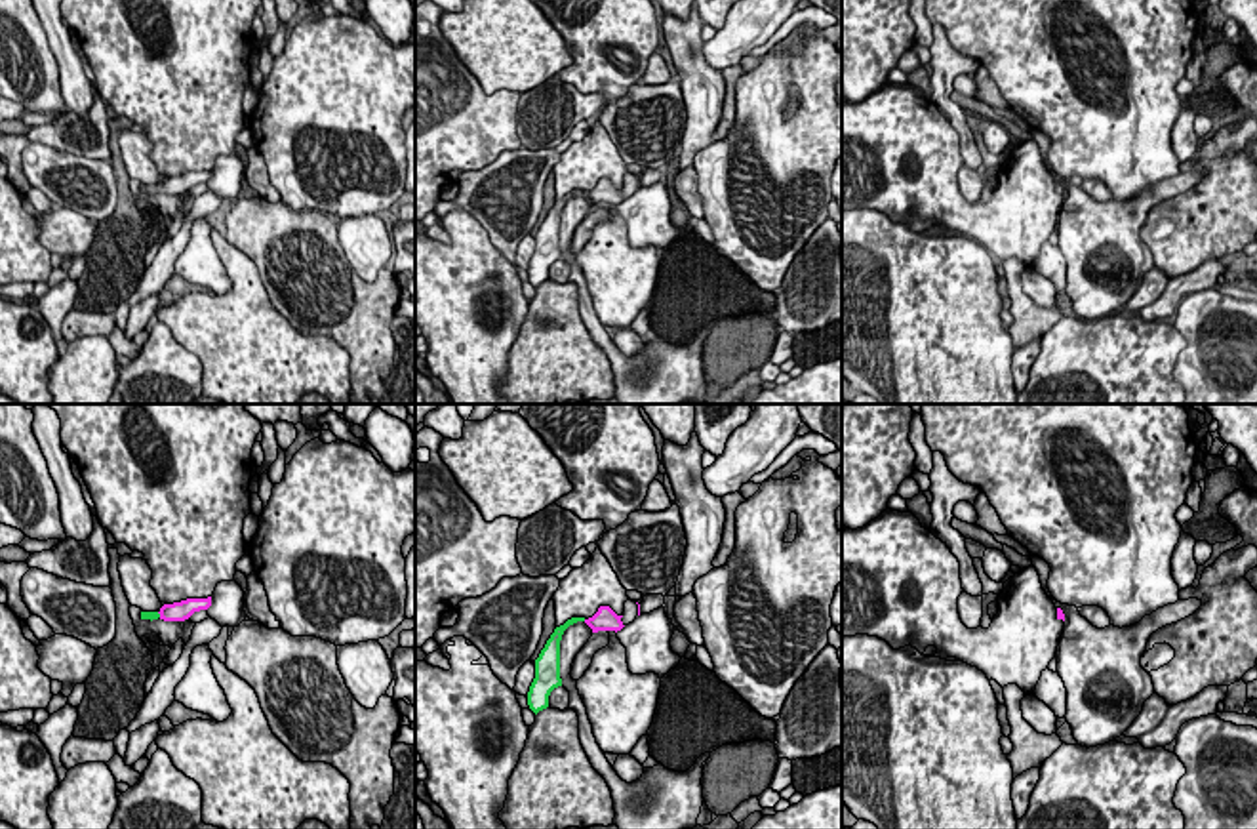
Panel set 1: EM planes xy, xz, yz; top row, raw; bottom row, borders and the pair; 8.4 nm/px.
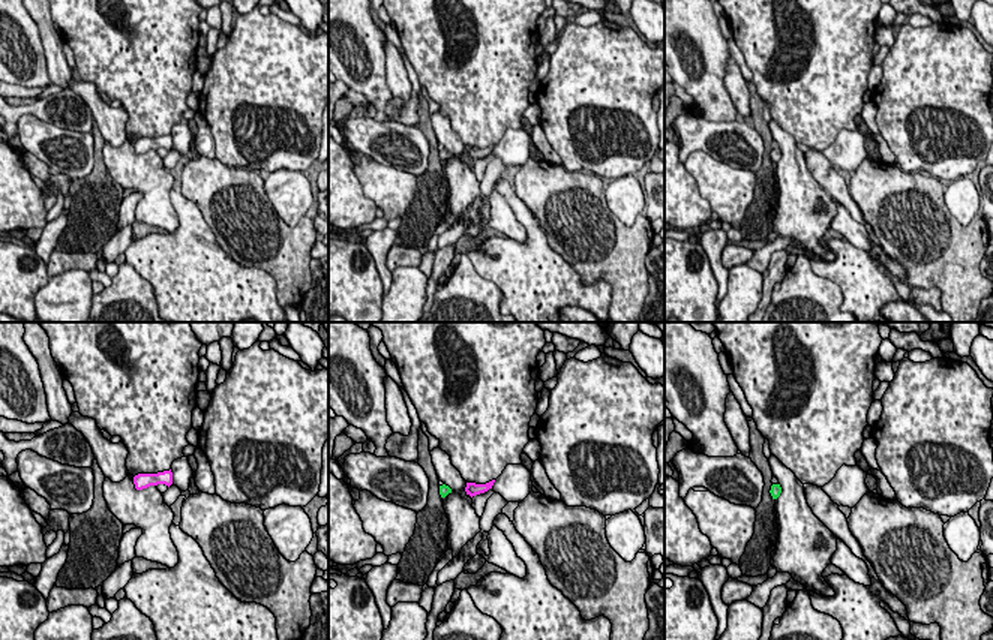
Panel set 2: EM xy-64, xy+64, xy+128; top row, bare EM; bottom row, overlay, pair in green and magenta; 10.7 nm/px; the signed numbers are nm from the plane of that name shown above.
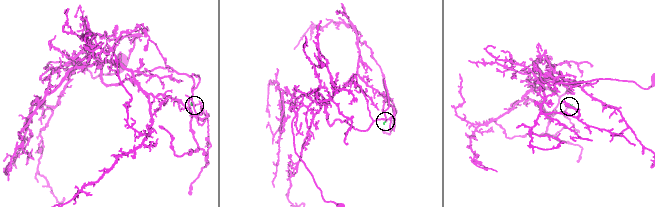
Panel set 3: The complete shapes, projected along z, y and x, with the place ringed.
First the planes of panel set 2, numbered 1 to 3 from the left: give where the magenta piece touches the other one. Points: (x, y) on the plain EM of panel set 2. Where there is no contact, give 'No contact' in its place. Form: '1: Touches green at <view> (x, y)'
1: No contact
2: No contact
3: No contact

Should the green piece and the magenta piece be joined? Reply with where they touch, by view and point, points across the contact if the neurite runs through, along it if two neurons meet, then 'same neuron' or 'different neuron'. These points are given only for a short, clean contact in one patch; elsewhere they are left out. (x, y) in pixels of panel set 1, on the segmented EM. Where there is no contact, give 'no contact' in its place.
meets green in xy at (159, 614); runs through xy (151, 616), (159, 614), (181, 610); same neuron

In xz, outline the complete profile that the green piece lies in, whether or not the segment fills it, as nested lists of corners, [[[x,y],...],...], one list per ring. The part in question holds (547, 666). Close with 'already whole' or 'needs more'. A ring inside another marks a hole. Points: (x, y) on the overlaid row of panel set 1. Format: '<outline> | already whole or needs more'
[[[571,617],[564,625],[556,627],[539,657],[535,659],[535,678],[528,692],[528,705],[535,715],[549,707],[550,692],[562,686],[560,640],[564,631],[577,621],[585,621],[585,617]]] | already whole

